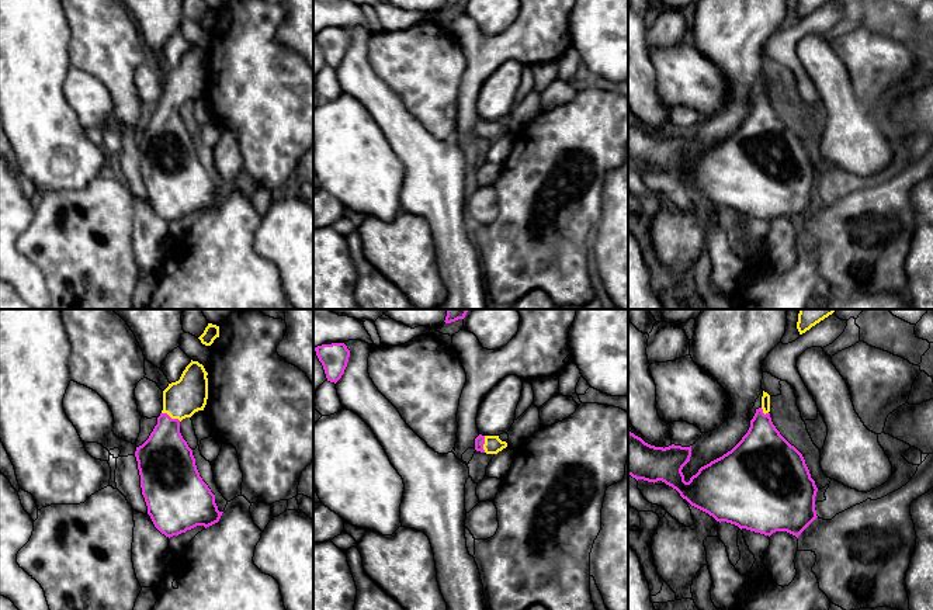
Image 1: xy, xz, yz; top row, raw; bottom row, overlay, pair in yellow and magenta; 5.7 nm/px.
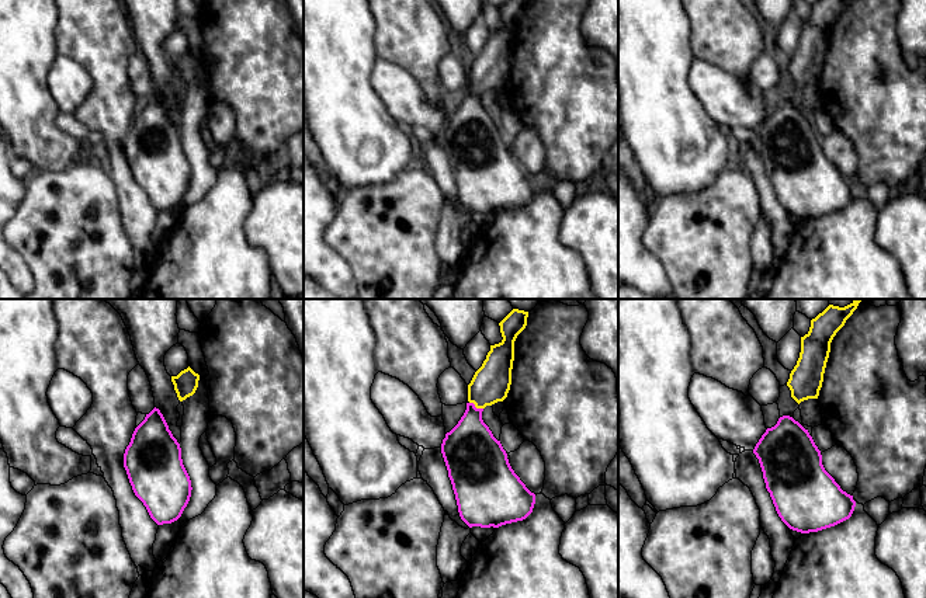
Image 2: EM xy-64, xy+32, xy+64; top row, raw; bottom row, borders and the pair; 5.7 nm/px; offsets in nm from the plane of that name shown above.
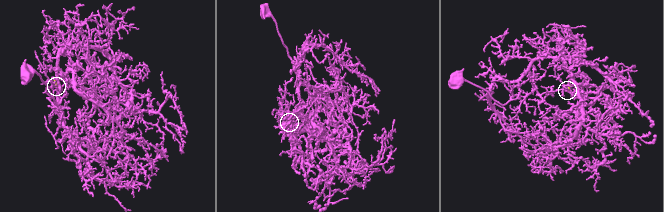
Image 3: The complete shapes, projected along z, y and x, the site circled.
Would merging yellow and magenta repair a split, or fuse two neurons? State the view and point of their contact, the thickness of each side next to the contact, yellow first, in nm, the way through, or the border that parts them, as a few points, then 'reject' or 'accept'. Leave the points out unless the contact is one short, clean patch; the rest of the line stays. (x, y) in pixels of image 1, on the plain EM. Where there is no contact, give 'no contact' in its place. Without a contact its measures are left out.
contact xy (172, 103); calibres 220 and 320 nm; way xy (183, 83), (172, 103), (166, 118), (165, 145); accept

